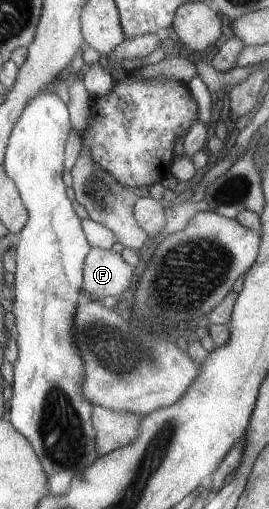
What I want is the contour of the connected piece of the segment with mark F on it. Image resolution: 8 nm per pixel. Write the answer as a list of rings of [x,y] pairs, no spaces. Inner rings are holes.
[[[91,247],[82,265],[83,295],[99,298],[120,296],[131,286],[134,268],[125,264],[121,254]]]

